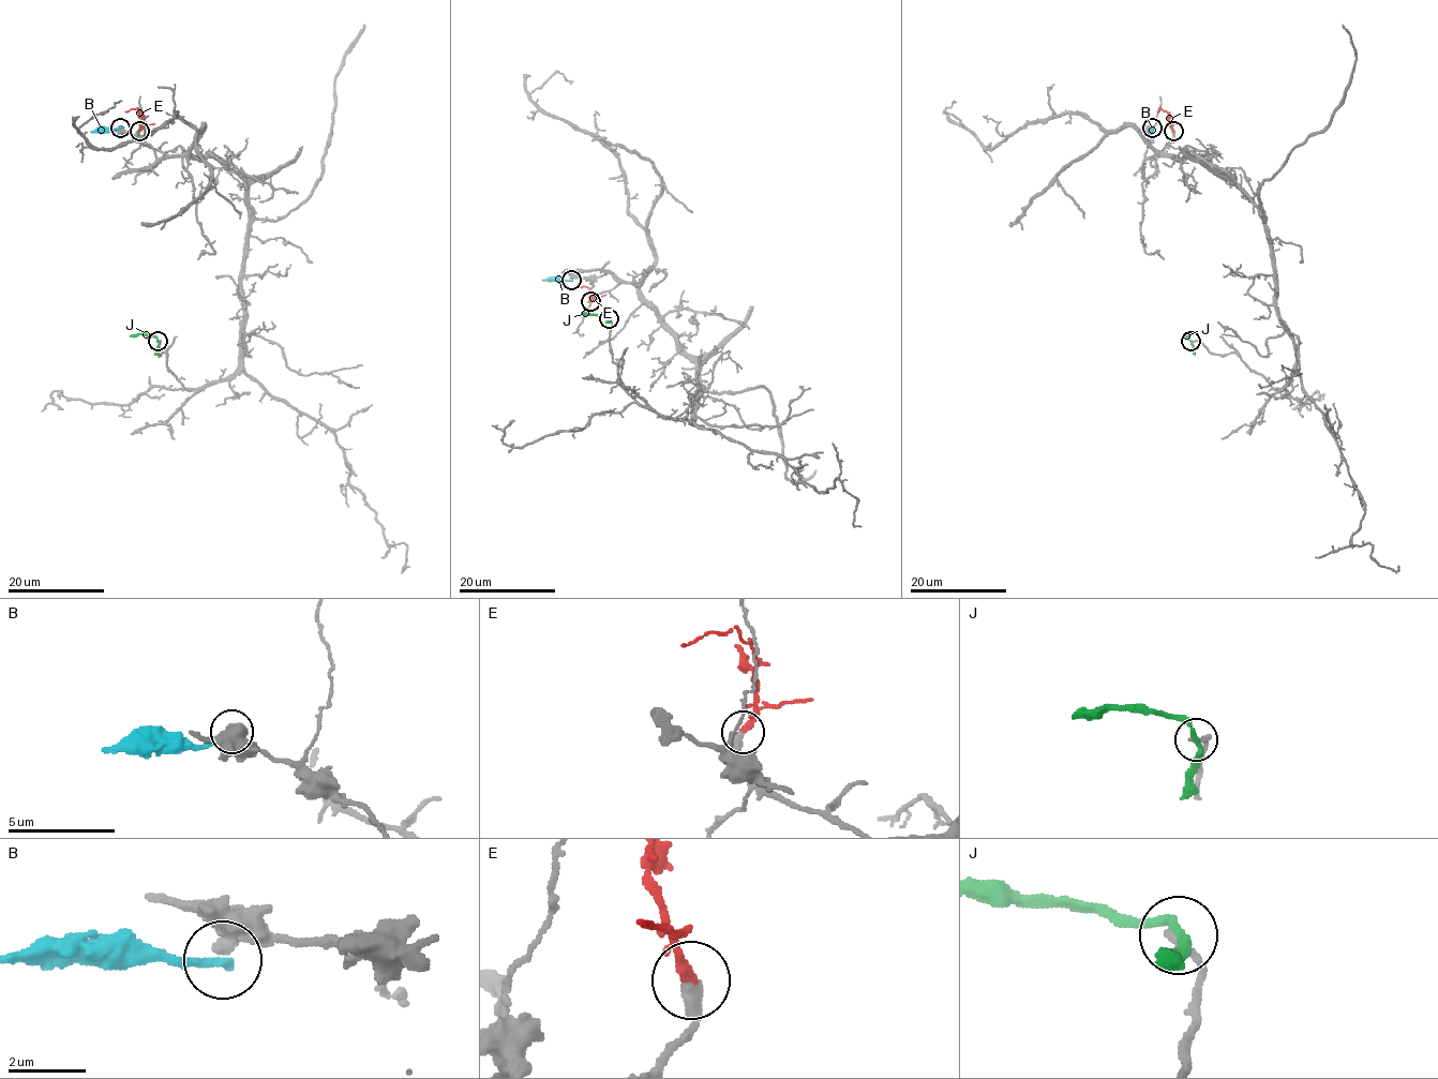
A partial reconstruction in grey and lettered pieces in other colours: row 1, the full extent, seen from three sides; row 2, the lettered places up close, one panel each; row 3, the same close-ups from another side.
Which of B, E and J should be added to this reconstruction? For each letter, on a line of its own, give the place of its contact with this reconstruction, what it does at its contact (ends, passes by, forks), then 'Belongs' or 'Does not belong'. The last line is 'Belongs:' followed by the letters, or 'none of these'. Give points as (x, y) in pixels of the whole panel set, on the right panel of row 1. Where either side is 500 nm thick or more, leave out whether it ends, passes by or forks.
B: Touches grey at (1152, 128). It ends there. Does not belong
E: Touches grey at (1173, 131). It ends there. Belongs
J: Touches grey at (1191, 341). It passes by. Does not belong
Belongs: E

